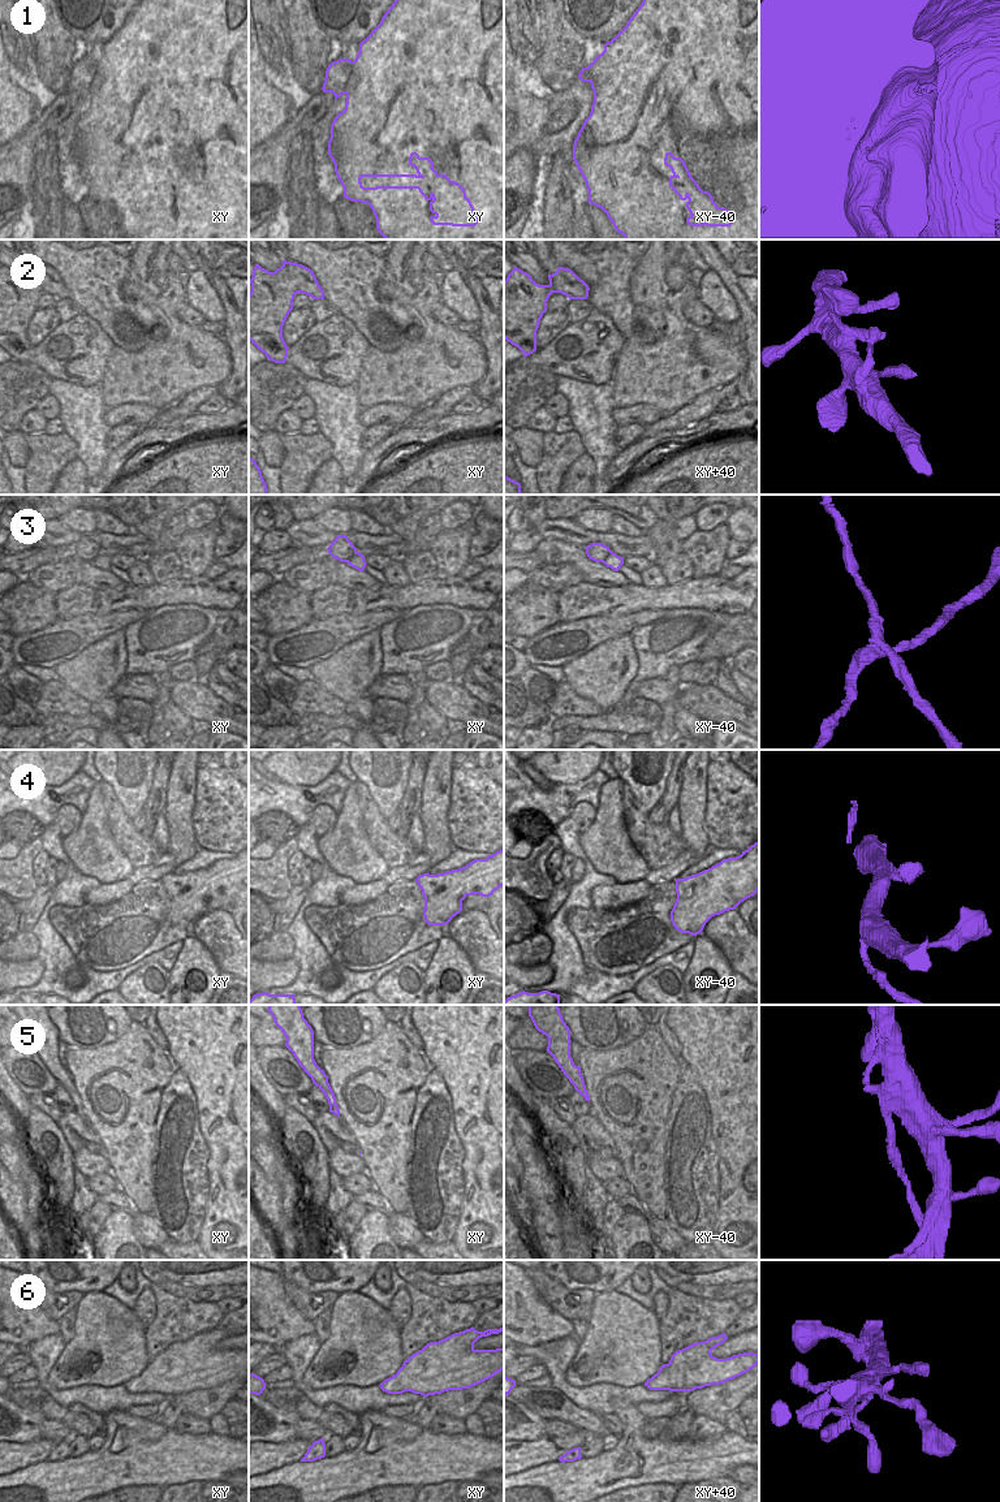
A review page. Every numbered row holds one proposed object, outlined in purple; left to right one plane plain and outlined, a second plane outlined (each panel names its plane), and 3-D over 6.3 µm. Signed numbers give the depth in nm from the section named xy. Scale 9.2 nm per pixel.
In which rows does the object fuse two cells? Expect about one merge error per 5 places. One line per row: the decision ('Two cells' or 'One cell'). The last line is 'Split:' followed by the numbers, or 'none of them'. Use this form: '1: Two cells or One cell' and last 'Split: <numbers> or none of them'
1: One cell
2: One cell
3: Two cells
4: One cell
5: Two cells
6: One cell
Split: 3, 5.

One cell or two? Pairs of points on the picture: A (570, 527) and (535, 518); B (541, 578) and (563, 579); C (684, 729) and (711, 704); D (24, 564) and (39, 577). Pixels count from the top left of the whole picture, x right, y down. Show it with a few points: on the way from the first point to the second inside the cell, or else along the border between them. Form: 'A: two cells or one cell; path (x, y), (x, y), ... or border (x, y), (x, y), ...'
A: two cells; border (547, 518), (533, 527)
B: one cell; path (546, 578), (557, 578)
C: two cells; border (679, 707), (686, 707), (693, 712)
D: two cells; border (57, 560), (50, 564), (41, 564), (21, 578)

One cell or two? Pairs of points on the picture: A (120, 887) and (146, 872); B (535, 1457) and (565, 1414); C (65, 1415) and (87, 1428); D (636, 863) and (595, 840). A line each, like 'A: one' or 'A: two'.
A: two
B: two
C: one
D: one

